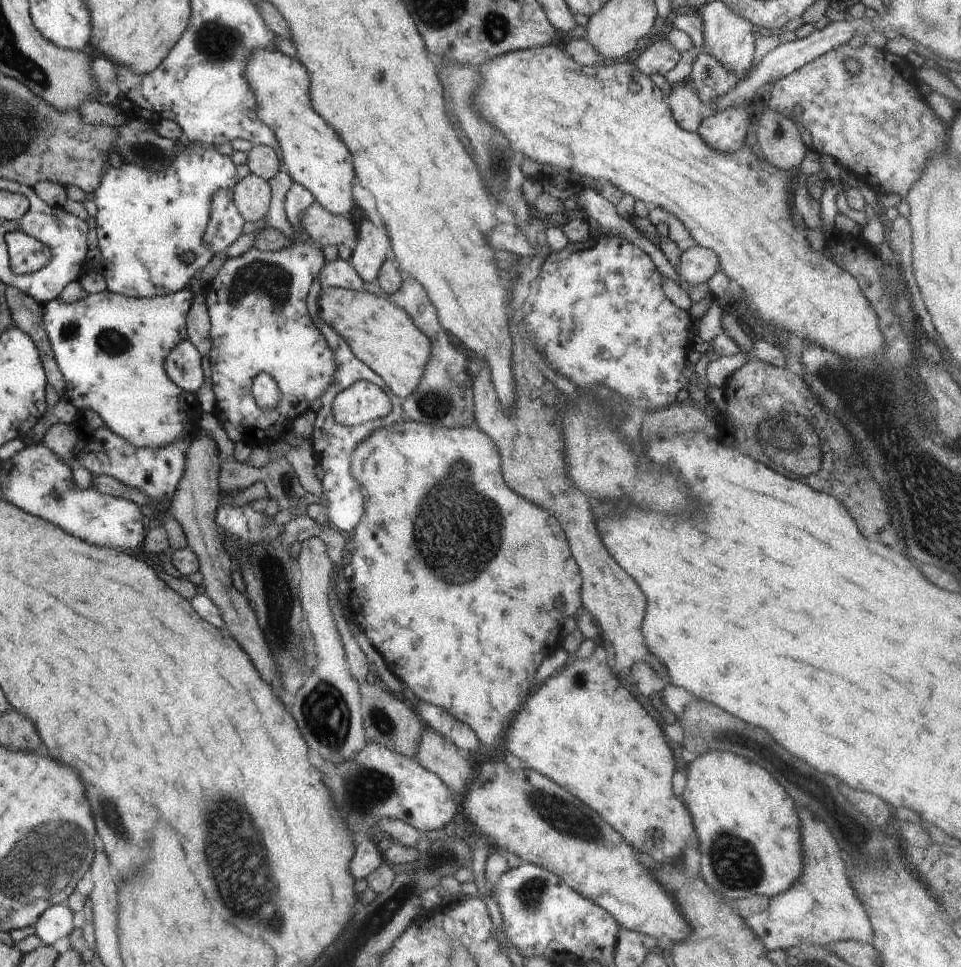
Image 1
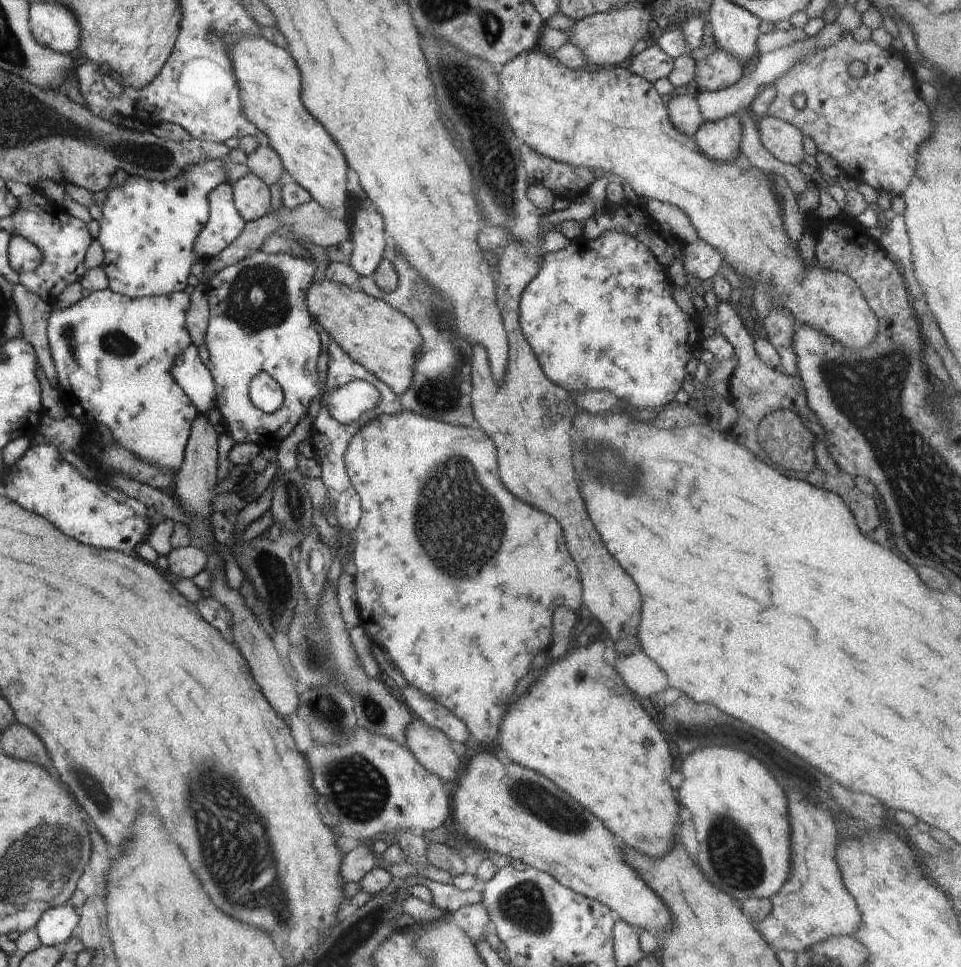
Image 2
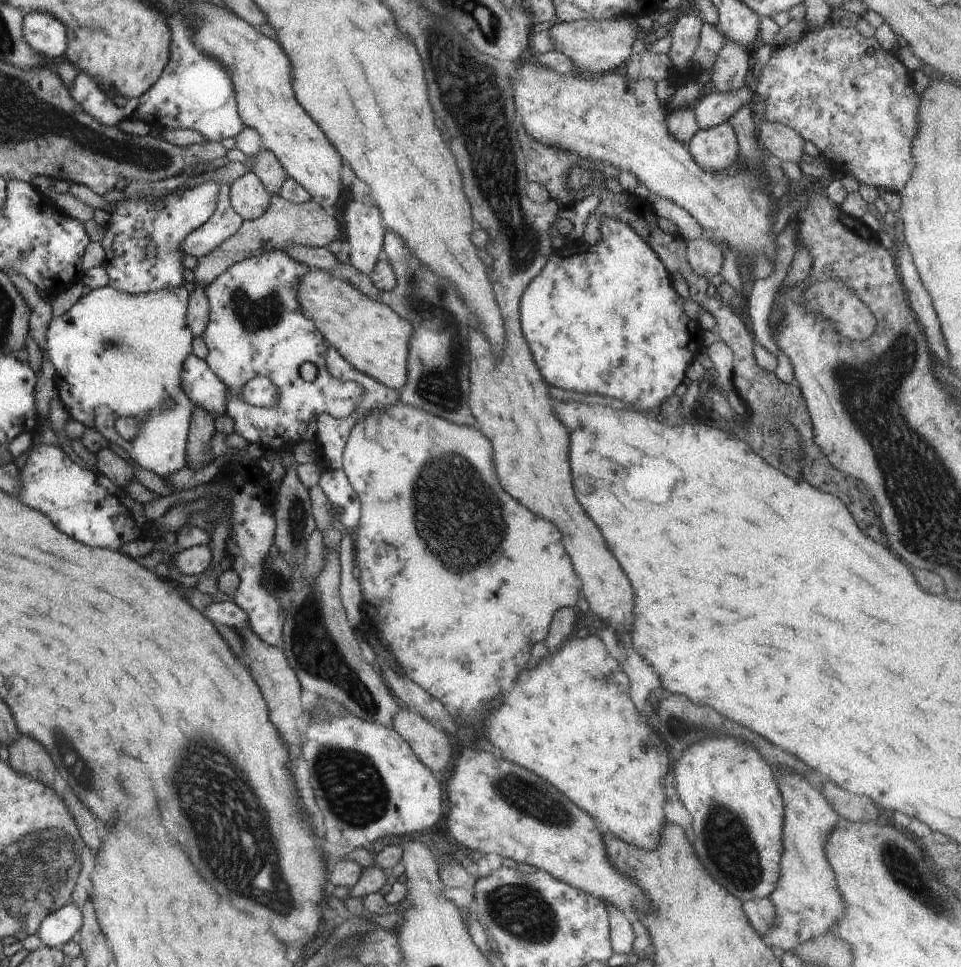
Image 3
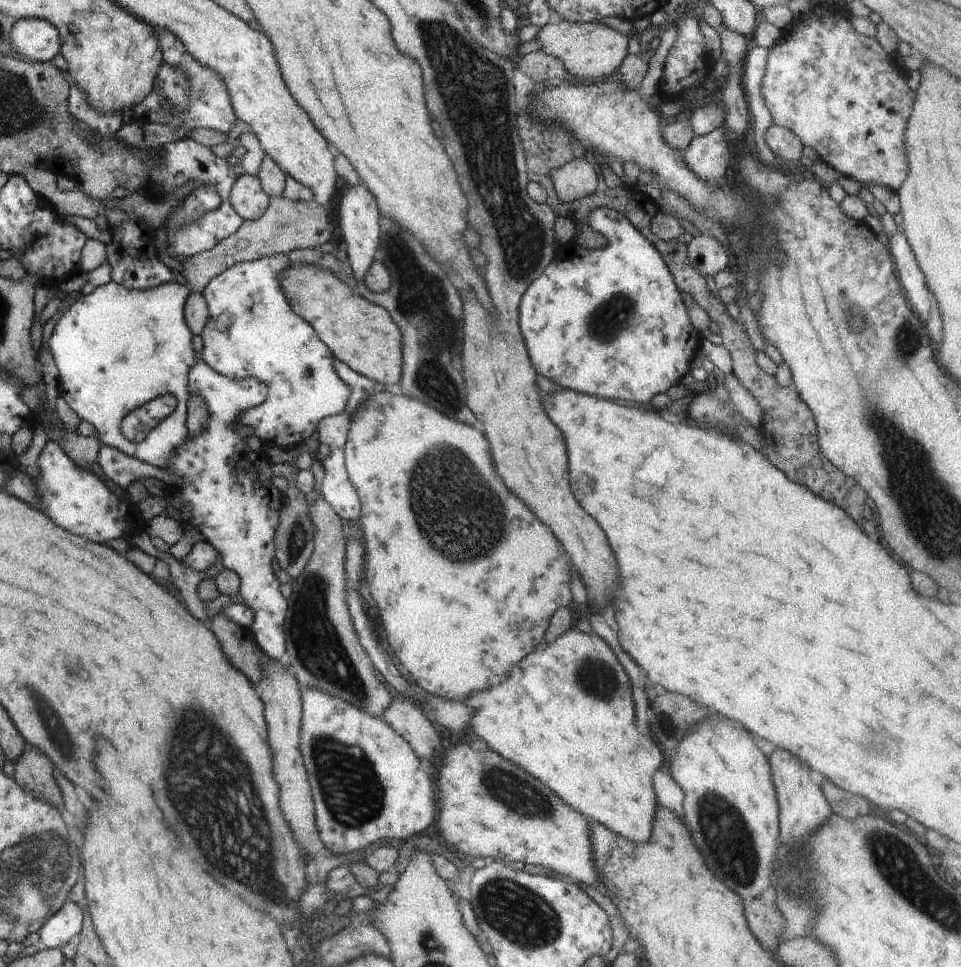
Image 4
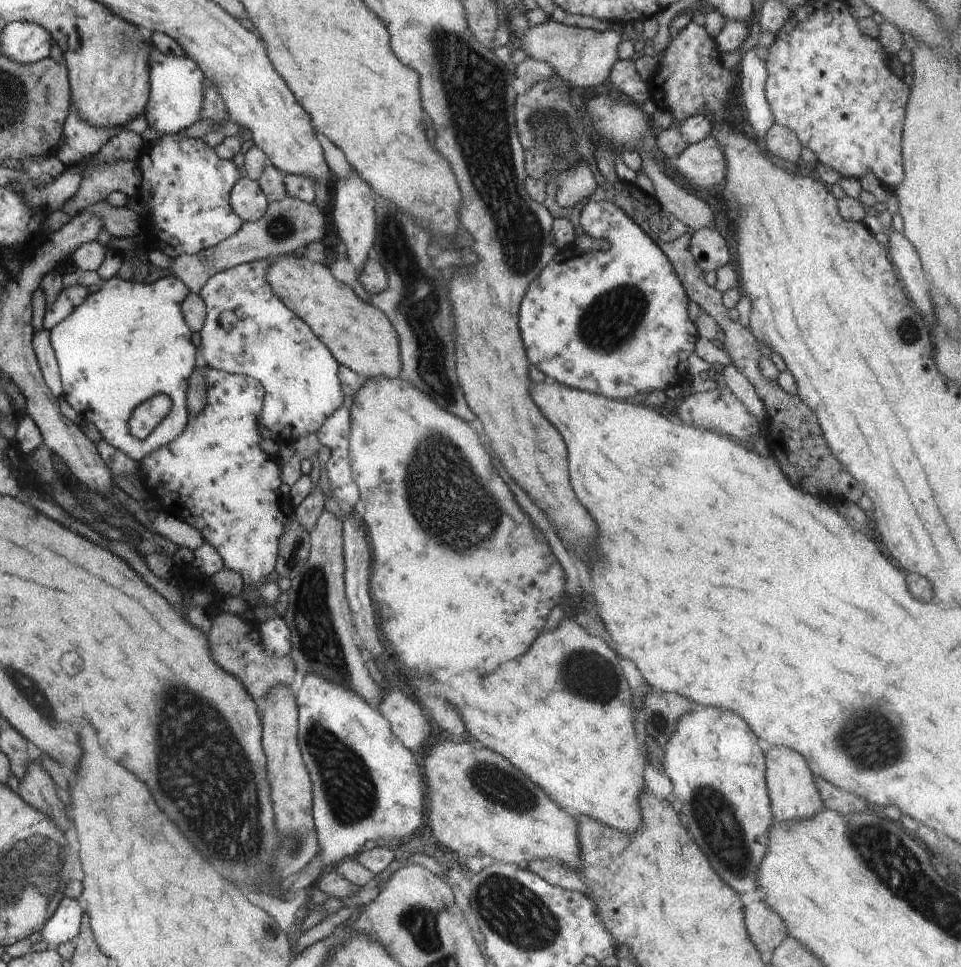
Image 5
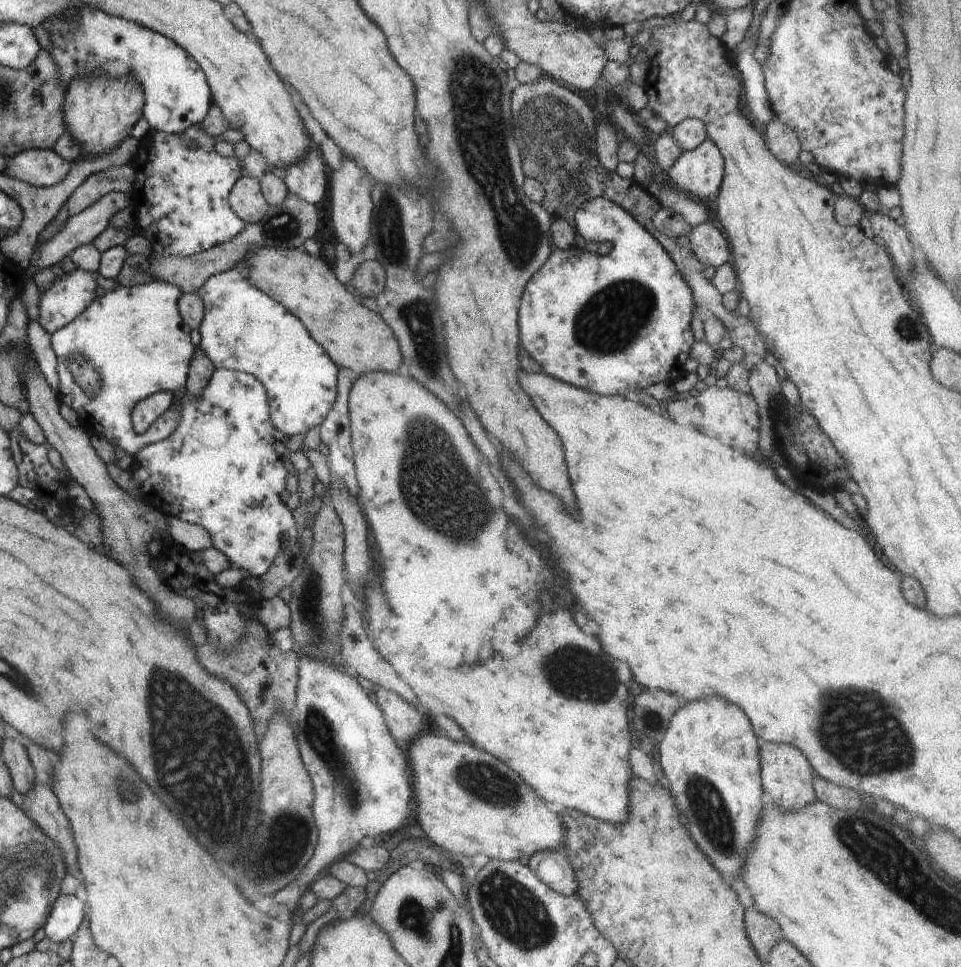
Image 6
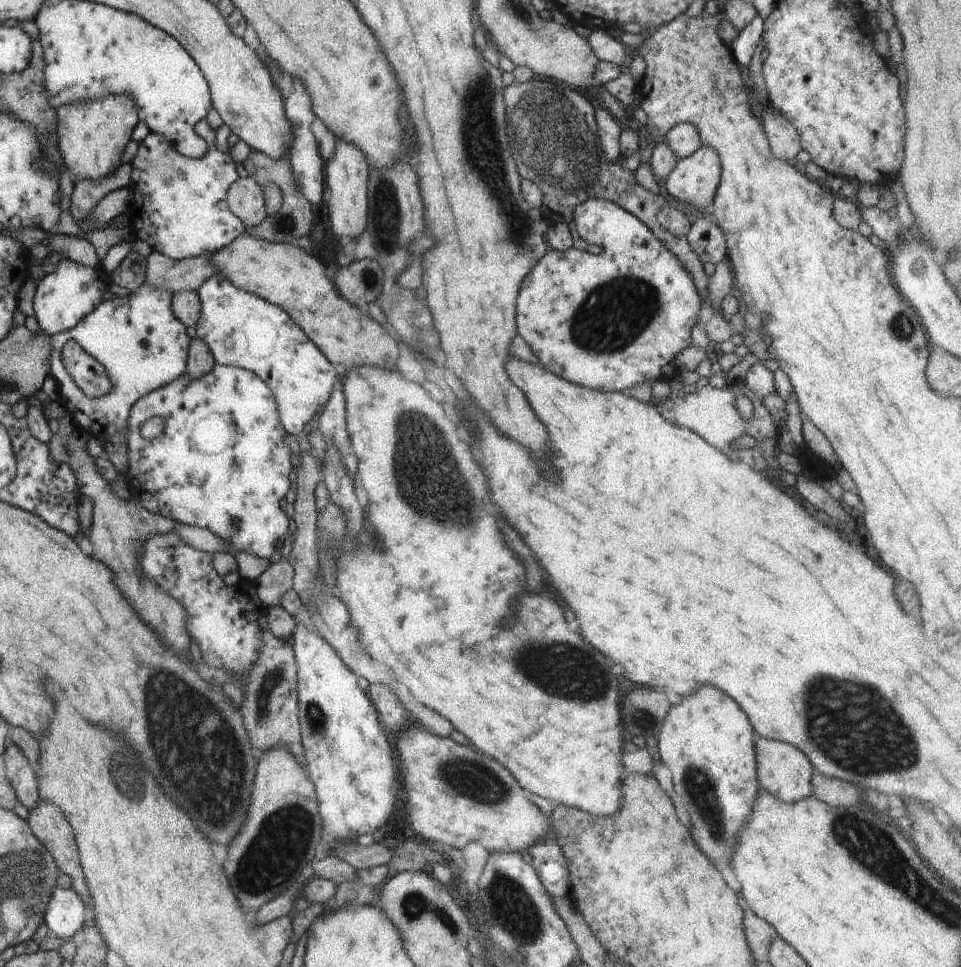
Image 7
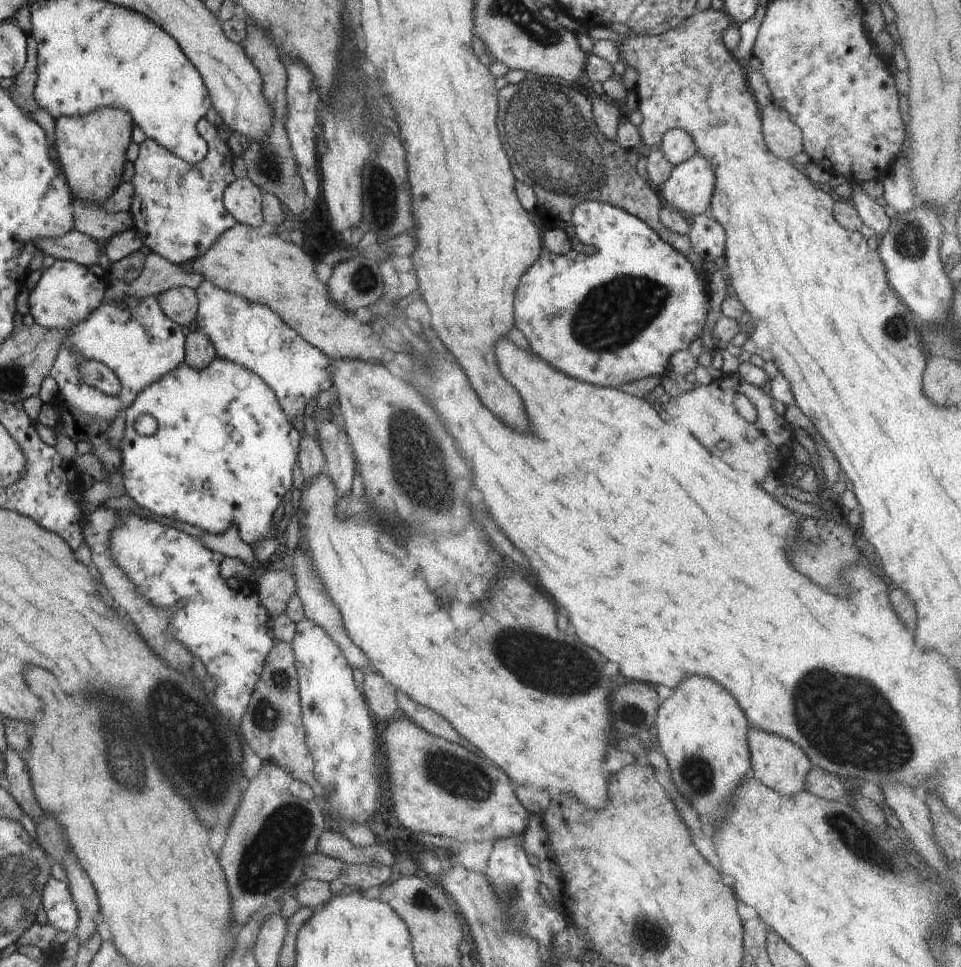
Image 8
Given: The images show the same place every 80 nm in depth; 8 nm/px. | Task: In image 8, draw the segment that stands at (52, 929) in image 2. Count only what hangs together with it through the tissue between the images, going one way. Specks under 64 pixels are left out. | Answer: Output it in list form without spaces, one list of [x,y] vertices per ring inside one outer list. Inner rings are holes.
[[[50,874],[43,886],[42,898],[42,908],[46,911],[47,922],[58,932],[68,932],[74,937],[77,931],[78,911],[68,885]]]

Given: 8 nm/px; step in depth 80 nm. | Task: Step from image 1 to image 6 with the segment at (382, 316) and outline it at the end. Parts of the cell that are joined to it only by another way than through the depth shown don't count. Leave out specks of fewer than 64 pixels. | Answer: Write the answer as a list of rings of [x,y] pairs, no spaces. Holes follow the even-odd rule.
[[[252,247],[245,254],[244,264],[249,269],[249,281],[252,286],[279,302],[298,318],[337,367],[350,369],[359,375],[370,371],[398,372],[403,357],[393,330],[379,314],[364,307],[345,285],[338,282],[334,273],[320,257],[309,255],[303,249]]]

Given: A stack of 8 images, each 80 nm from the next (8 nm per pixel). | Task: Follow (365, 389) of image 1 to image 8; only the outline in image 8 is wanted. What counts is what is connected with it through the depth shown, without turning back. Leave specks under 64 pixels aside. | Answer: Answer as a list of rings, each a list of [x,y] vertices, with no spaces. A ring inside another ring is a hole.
[[[202,281],[195,293],[199,305],[193,328],[210,337],[217,357],[241,364],[244,368],[249,368],[254,374],[257,374],[272,389],[286,418],[293,427],[296,418],[302,417],[305,406],[308,405],[311,398],[316,398],[316,395],[320,394],[322,390],[331,390],[331,376],[334,372],[332,360],[321,350],[306,342],[287,324],[284,324],[281,317],[273,310],[219,289],[208,281]]]

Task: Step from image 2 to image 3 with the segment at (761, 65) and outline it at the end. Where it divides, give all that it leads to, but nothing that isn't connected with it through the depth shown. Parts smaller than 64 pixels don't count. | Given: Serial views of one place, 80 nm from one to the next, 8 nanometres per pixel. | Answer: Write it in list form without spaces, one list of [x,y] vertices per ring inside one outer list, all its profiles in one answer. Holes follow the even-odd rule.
[[[744,86],[734,92],[716,91],[708,96],[700,97],[692,104],[692,109],[699,130],[706,130],[726,123],[741,106],[753,106],[754,101],[753,92]]]

